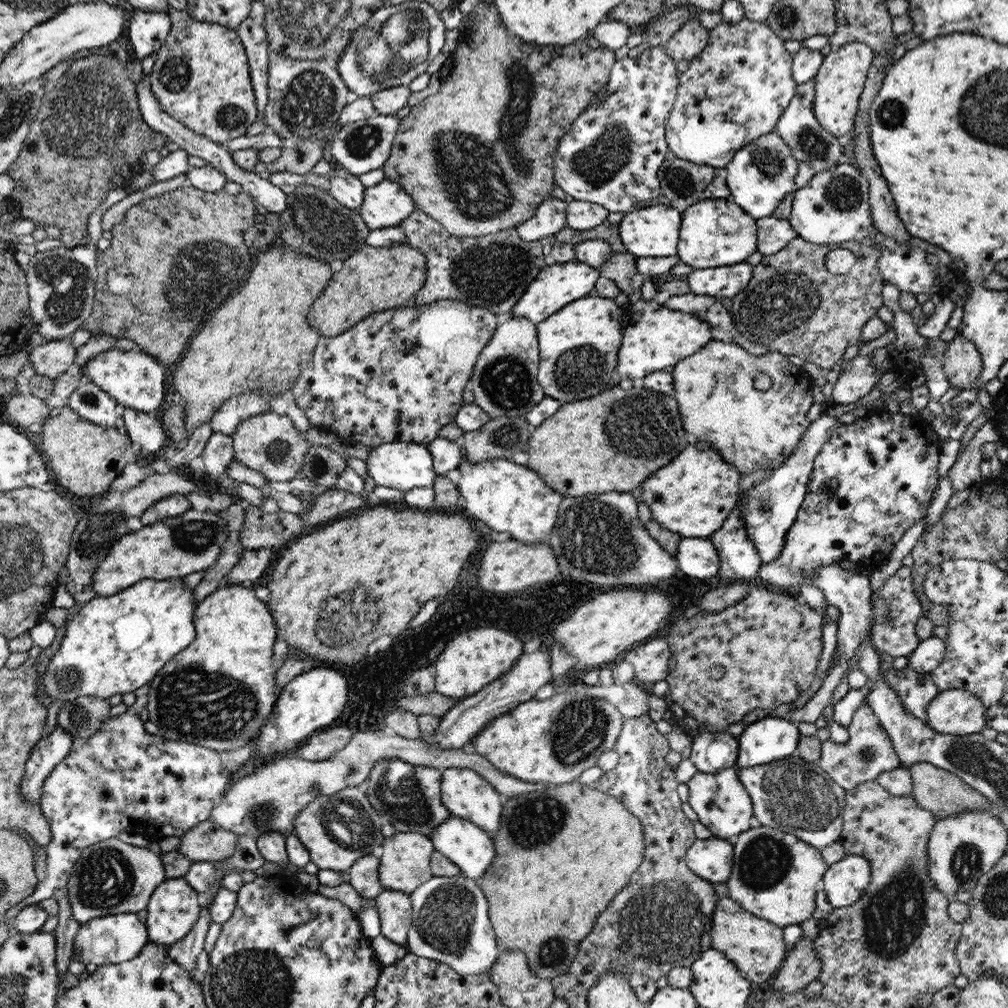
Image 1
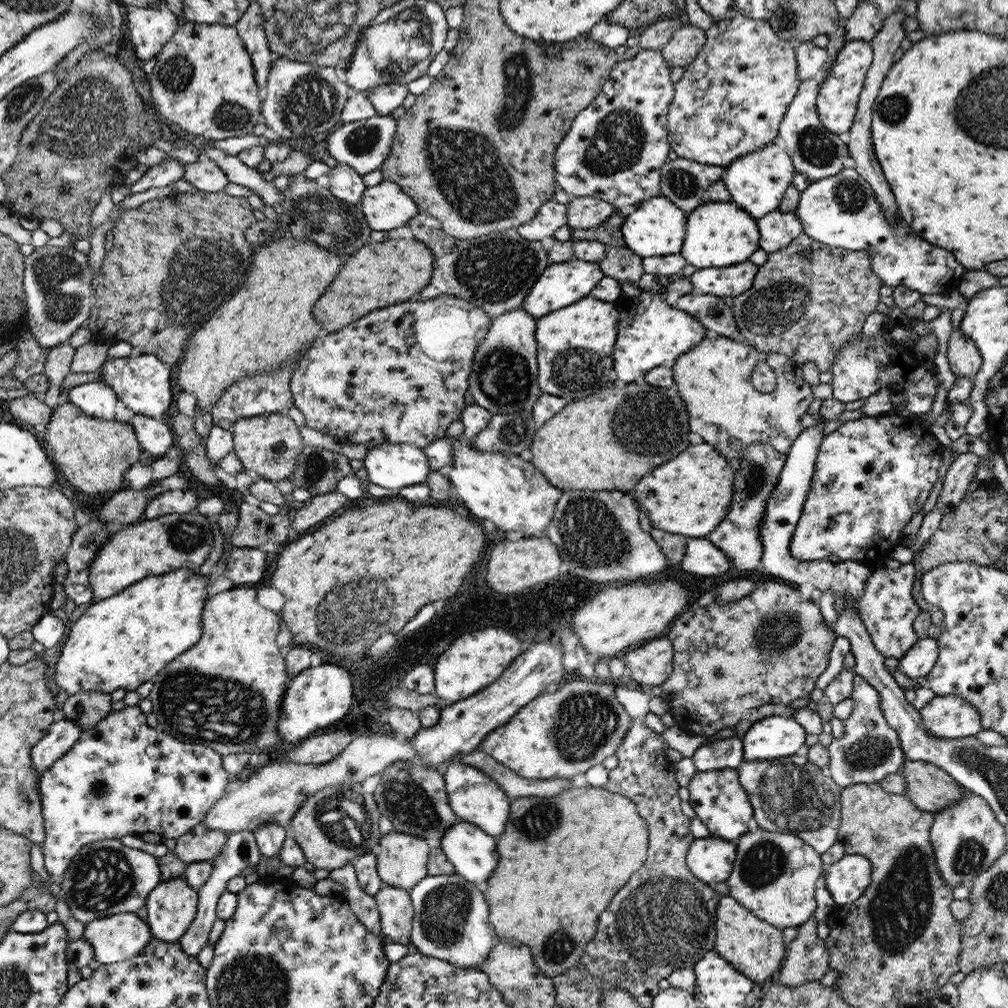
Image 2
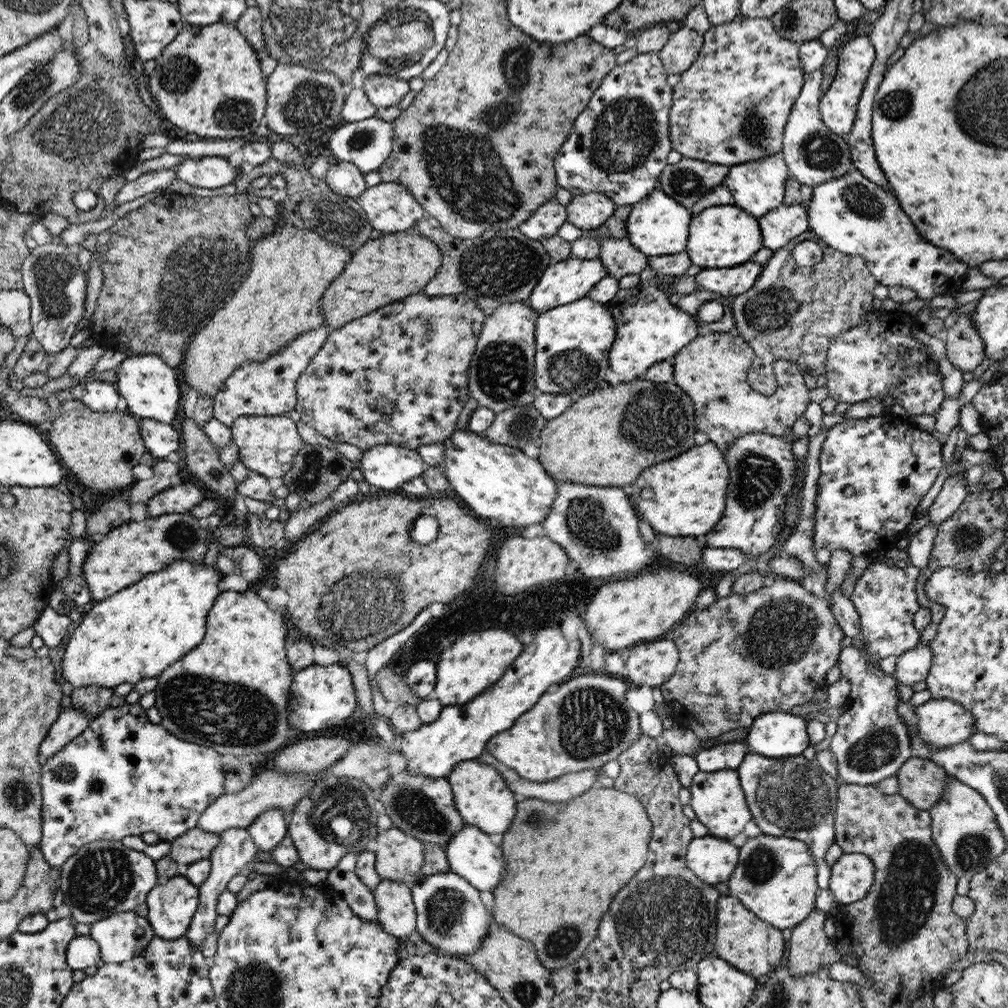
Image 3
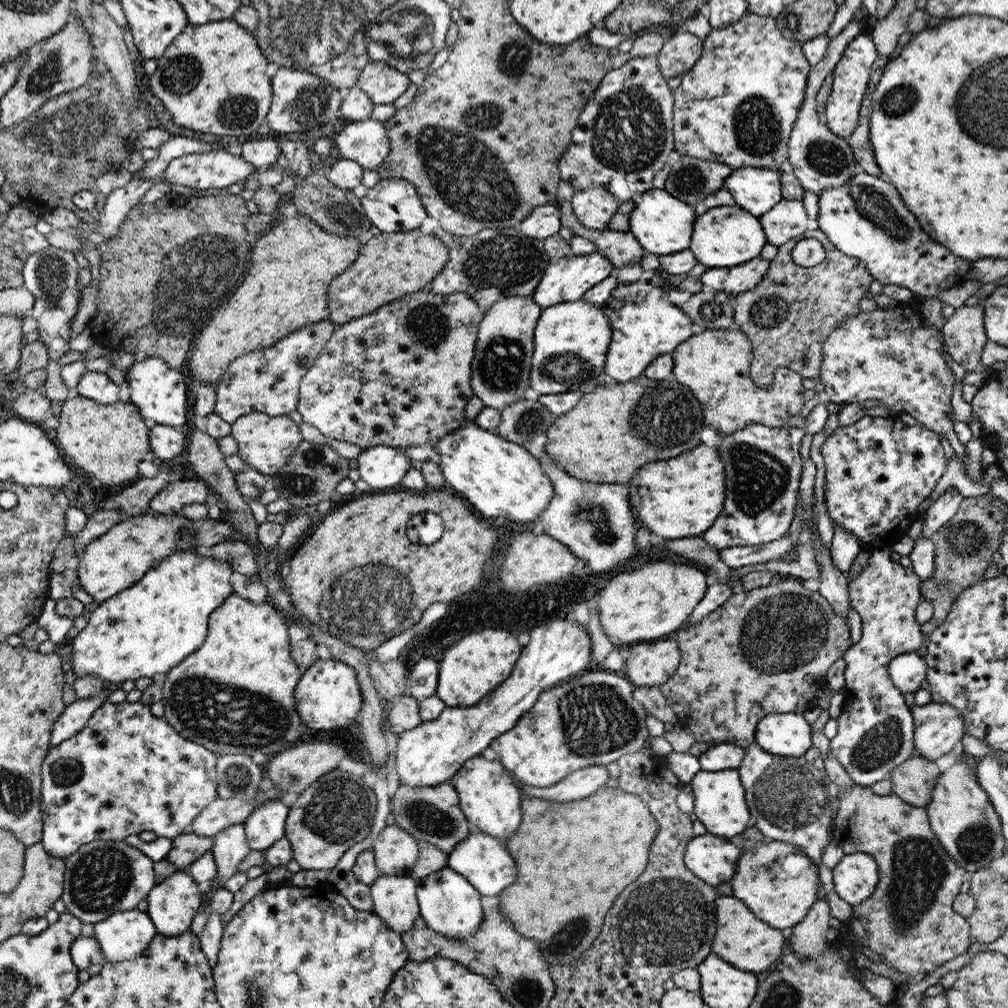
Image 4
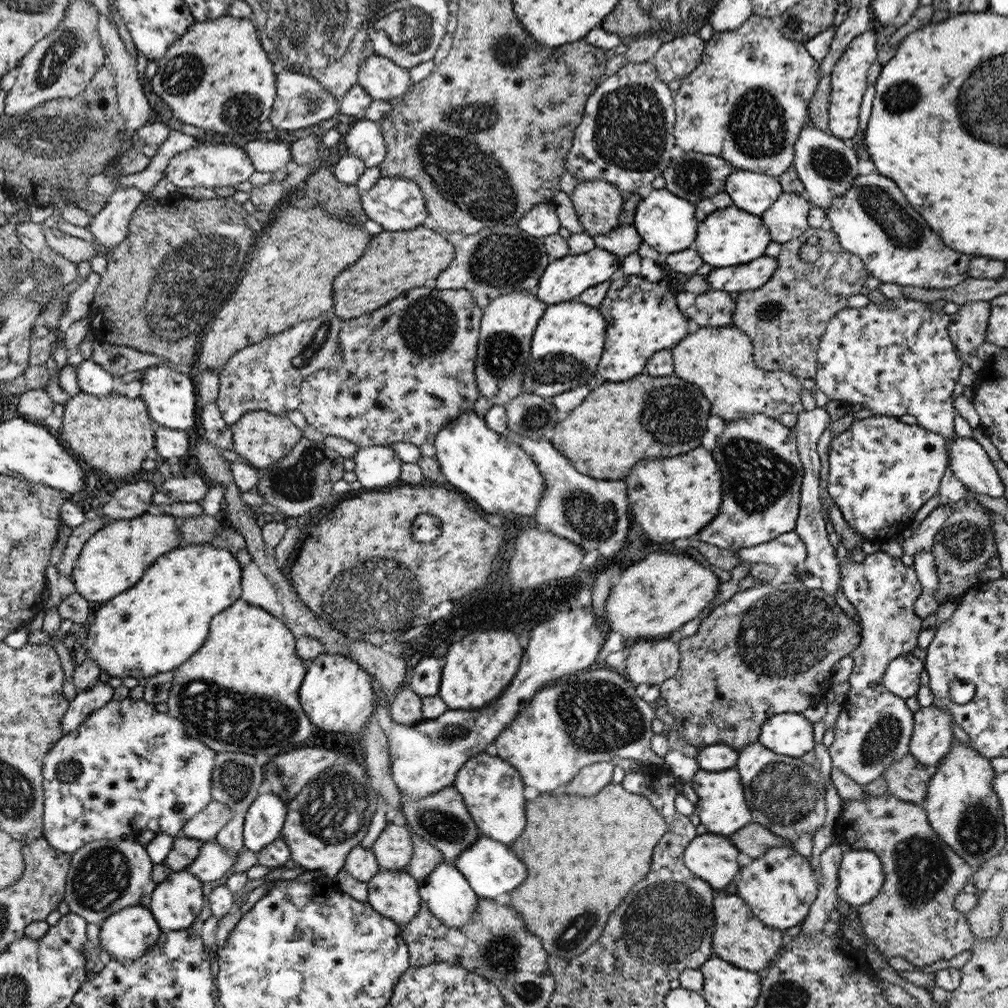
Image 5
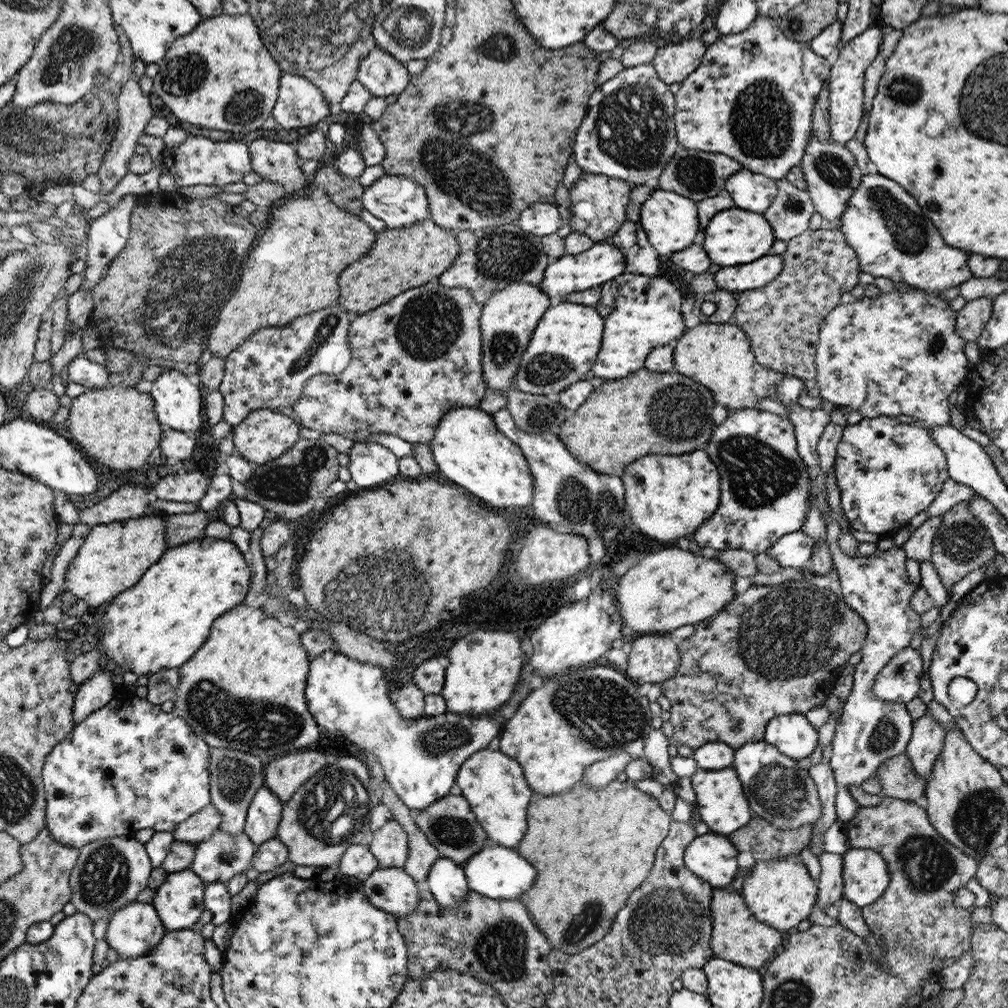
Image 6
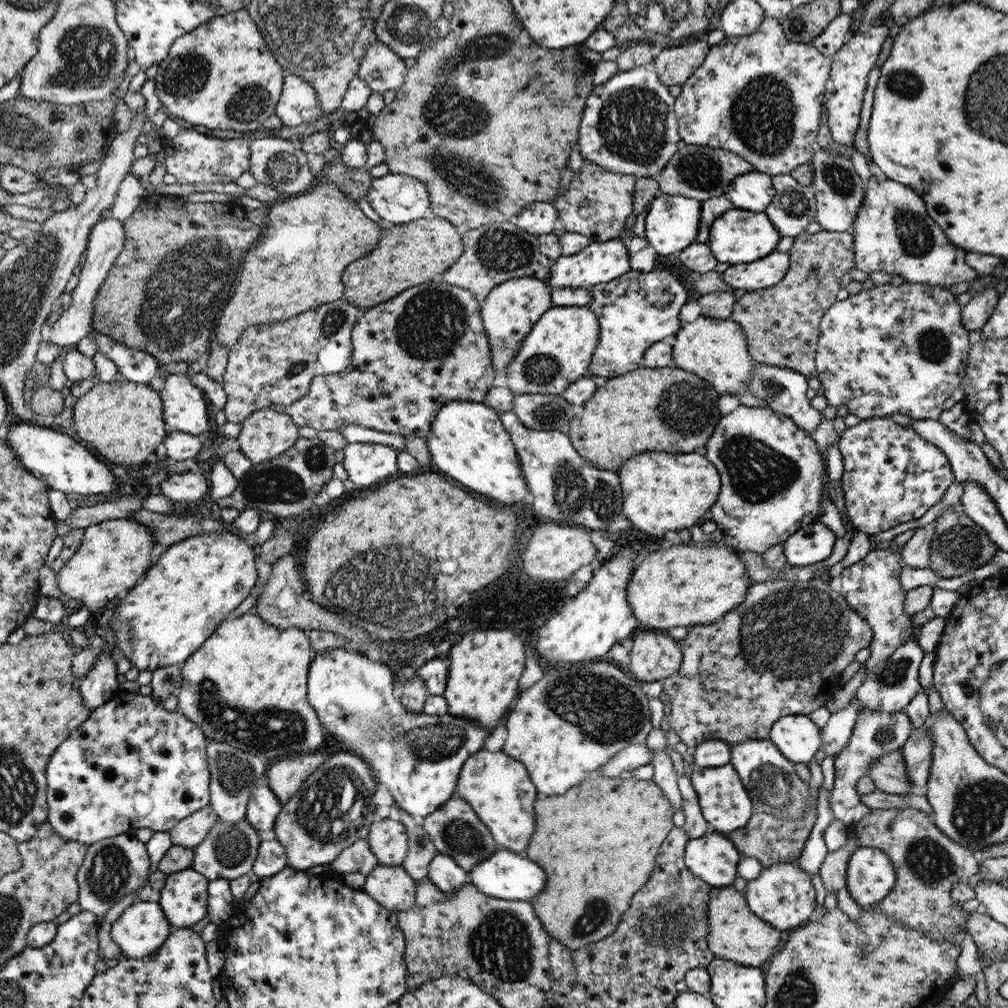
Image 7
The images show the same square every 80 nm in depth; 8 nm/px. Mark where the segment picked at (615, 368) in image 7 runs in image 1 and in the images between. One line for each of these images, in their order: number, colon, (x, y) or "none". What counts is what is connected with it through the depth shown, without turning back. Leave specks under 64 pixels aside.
1: (654, 338)
2: (651, 333)
3: (649, 329)
4: (645, 325)
5: (642, 318)
6: (639, 313)

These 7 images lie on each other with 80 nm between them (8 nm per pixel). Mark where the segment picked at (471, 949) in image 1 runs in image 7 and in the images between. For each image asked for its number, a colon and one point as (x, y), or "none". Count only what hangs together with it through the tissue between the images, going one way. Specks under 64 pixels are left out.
2: (452, 921)
3: (451, 915)
4: (449, 904)
5: (445, 890)
6: (447, 880)
7: (447, 874)

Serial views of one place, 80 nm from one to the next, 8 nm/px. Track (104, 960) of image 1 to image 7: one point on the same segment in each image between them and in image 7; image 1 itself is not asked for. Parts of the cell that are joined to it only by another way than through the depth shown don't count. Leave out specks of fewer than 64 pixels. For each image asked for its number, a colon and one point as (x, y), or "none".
2: (121, 937)
3: (123, 936)
4: (124, 936)
5: (127, 935)
6: (135, 930)
7: (140, 931)

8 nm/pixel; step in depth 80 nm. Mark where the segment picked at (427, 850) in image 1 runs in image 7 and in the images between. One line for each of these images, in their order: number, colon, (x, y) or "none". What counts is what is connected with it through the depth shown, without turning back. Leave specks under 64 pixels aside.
2: (403, 860)
3: (399, 856)
4: (396, 852)
5: (394, 850)
6: (390, 844)
7: (388, 840)

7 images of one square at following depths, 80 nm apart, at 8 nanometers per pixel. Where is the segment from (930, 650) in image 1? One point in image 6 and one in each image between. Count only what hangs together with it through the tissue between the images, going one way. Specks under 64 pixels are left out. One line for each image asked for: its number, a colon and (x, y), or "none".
2: (918, 661)
3: (913, 666)
4: (907, 671)
5: (902, 677)
6: (899, 681)

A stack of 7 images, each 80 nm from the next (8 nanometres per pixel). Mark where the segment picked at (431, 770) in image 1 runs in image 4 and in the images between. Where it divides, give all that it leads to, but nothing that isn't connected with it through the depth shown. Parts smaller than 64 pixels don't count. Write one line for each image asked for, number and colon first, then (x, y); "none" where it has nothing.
2: (413, 797)
3: (425, 808)
4: (432, 814)

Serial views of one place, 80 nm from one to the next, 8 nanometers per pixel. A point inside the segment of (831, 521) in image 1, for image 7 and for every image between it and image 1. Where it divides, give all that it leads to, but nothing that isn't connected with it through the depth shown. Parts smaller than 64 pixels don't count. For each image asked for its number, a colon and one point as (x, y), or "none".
2: (872, 475)
3: (874, 471)
4: (879, 470)
5: (881, 471)
6: (887, 472)
7: (891, 475)

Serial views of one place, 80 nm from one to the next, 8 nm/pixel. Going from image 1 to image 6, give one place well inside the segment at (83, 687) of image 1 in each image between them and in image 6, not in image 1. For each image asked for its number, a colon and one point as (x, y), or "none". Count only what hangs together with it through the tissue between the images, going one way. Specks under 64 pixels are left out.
2: (121, 642)
3: (149, 626)
4: (152, 627)
5: (158, 624)
6: (161, 623)

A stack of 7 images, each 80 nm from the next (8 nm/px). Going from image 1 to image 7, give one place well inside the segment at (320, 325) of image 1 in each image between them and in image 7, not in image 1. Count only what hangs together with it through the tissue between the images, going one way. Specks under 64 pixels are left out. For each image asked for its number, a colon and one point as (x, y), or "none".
2: (392, 272)
3: (394, 266)
4: (392, 265)
5: (397, 261)
6: (402, 259)
7: (407, 255)

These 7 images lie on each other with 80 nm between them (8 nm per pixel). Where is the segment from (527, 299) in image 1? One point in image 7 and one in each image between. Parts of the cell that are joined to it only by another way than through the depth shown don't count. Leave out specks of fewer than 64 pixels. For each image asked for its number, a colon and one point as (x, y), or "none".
2: (562, 284)
3: (570, 280)
4: (567, 279)
5: (564, 280)
6: (592, 268)
7: (600, 262)

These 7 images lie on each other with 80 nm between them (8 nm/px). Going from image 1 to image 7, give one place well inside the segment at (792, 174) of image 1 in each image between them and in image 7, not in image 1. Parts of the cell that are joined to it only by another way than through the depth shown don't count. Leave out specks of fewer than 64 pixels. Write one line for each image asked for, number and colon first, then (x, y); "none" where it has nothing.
2: (757, 181)
3: (757, 187)
4: (755, 189)
5: (754, 192)
6: (751, 191)
7: (752, 191)

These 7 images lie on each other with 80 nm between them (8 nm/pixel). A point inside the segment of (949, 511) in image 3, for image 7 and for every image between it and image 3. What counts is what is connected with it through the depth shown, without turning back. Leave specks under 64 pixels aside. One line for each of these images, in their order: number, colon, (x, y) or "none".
4: (945, 507)
5: (922, 538)
6: (918, 547)
7: (916, 552)

